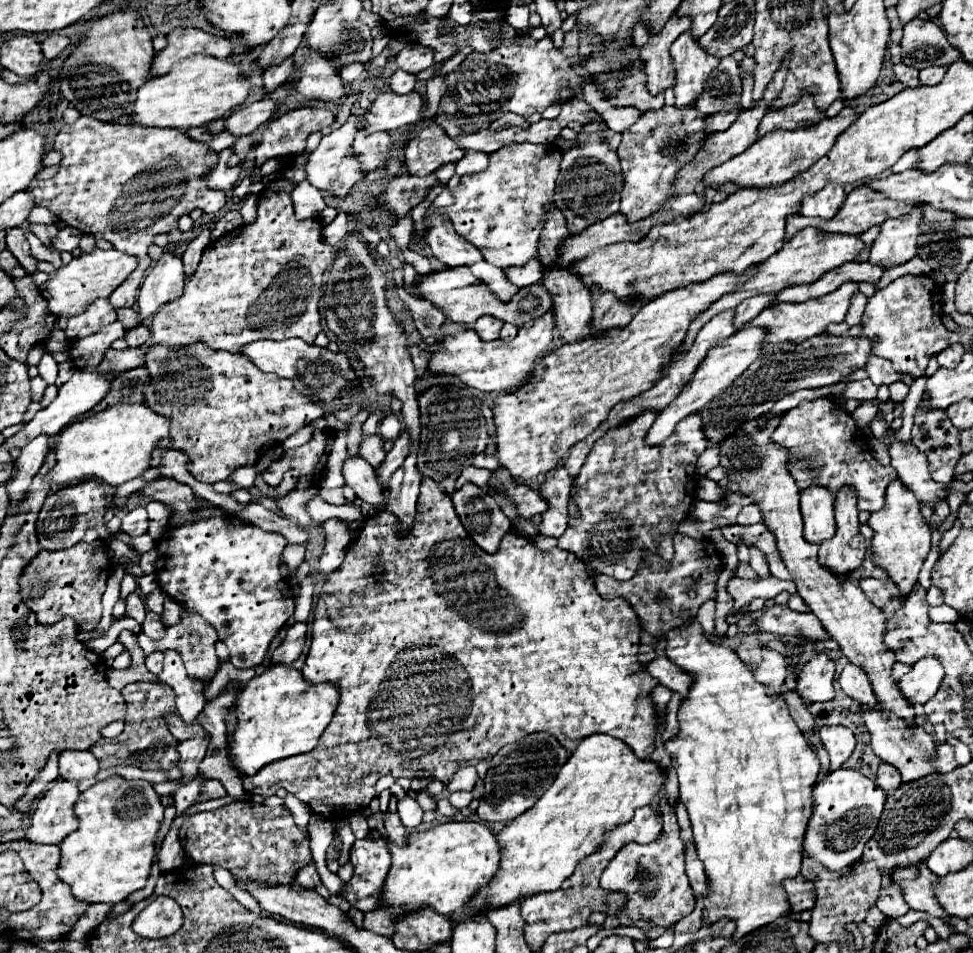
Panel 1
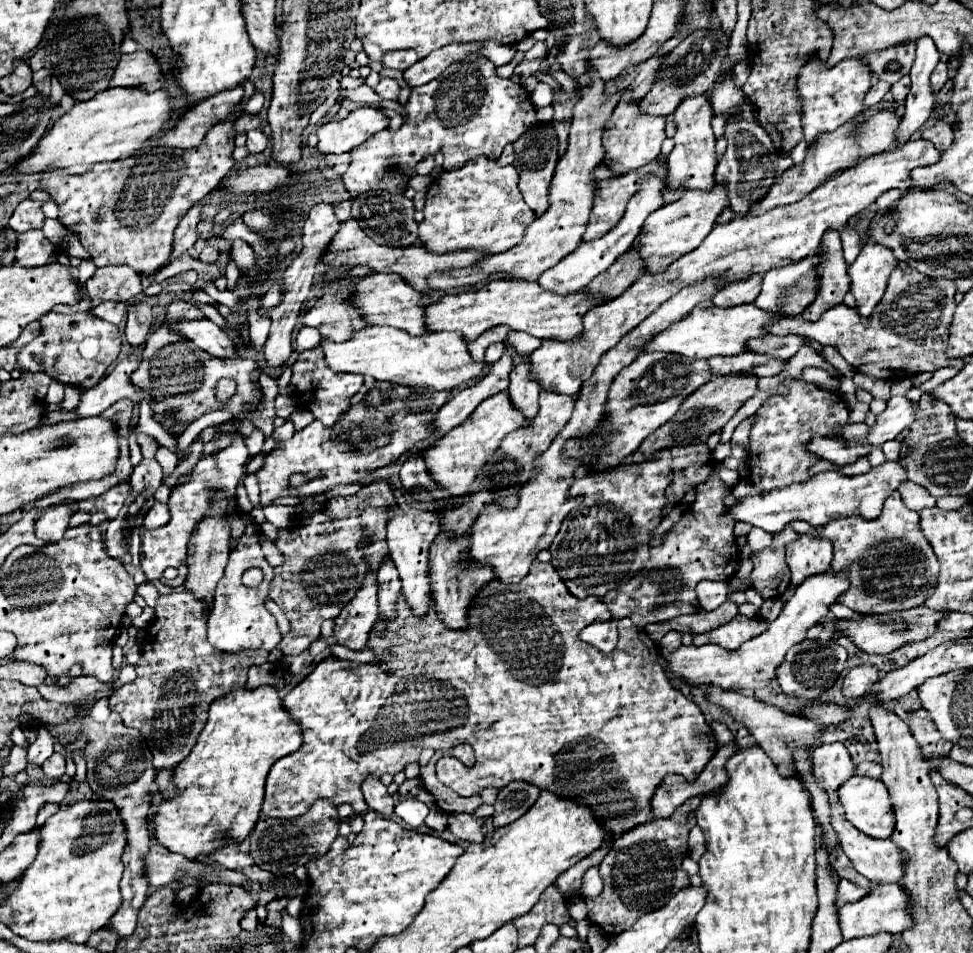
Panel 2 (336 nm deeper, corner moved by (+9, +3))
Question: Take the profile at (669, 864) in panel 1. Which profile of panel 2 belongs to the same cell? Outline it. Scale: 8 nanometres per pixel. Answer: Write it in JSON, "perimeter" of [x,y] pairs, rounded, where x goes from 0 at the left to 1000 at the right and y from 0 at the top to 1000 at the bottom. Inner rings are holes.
{"perimeter":[[[710,837],[694,850],[688,858],[677,858],[673,863],[655,867],[655,871],[636,877],[620,905],[616,907],[620,934],[614,942],[605,942],[601,949],[605,953],[605,965],[622,976],[626,982],[638,980],[642,974],[651,972],[655,963],[671,957],[692,938],[708,930],[708,919],[702,915],[700,905],[708,894],[706,877],[714,863],[714,850],[723,837]]]}

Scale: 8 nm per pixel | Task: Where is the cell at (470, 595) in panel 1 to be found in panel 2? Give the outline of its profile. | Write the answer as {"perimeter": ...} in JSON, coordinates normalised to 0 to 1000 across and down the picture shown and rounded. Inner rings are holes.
{"perimeter":[[[554,588],[548,590],[546,600],[540,604],[538,611],[533,613],[517,613],[517,611],[503,611],[503,615],[498,615],[488,634],[482,638],[482,659],[480,661],[459,661],[457,655],[453,651],[449,651],[447,640],[441,640],[441,644],[437,648],[429,648],[422,644],[418,632],[412,627],[408,632],[408,642],[410,646],[406,651],[400,653],[387,653],[385,659],[381,661],[377,680],[385,684],[387,690],[392,690],[398,699],[402,699],[402,707],[396,707],[390,699],[383,697],[353,697],[353,693],[346,690],[336,690],[330,697],[324,699],[324,703],[309,716],[305,718],[305,722],[301,722],[293,732],[291,732],[291,743],[297,747],[297,751],[309,762],[311,768],[311,783],[285,797],[274,814],[274,827],[272,827],[272,842],[270,842],[270,854],[272,856],[281,856],[281,858],[307,858],[311,856],[324,839],[328,837],[336,837],[342,844],[353,844],[359,842],[365,850],[365,854],[375,854],[377,844],[373,839],[371,833],[371,821],[377,814],[392,814],[392,812],[408,812],[416,806],[416,802],[420,800],[429,800],[431,791],[435,789],[433,783],[433,774],[437,774],[437,785],[464,785],[466,781],[472,779],[482,779],[488,787],[490,800],[486,806],[480,806],[471,796],[464,793],[456,793],[448,802],[448,813],[457,825],[466,827],[472,835],[488,835],[498,827],[519,827],[523,821],[535,818],[535,821],[544,821],[556,829],[564,829],[577,837],[585,837],[585,839],[597,839],[599,844],[603,844],[603,848],[607,848],[609,856],[618,863],[618,860],[626,860],[626,858],[634,858],[634,856],[644,856],[649,852],[657,852],[657,850],[669,850],[669,837],[673,833],[673,829],[681,823],[683,814],[688,812],[698,812],[702,814],[706,821],[712,821],[718,810],[727,804],[727,800],[733,795],[735,787],[737,787],[737,779],[733,774],[733,766],[731,762],[725,758],[720,745],[716,739],[712,739],[710,735],[706,735],[698,724],[694,724],[679,699],[679,688],[675,684],[675,676],[663,665],[661,659],[655,659],[646,648],[638,648],[634,651],[634,659],[636,659],[636,674],[632,684],[620,686],[616,684],[612,678],[599,674],[595,669],[595,663],[614,651],[628,651],[628,644],[622,636],[622,632],[618,632],[616,627],[589,627],[585,623],[585,619],[581,617],[581,613],[577,611],[572,598],[566,592],[558,592]]]}

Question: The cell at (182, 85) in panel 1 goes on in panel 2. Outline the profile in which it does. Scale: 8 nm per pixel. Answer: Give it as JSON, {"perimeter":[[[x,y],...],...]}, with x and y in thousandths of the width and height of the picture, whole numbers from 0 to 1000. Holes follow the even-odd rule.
{"perimeter":[[[110,92],[89,107],[79,107],[40,147],[32,162],[17,170],[17,180],[36,183],[67,177],[71,184],[85,183],[100,170],[113,171],[137,164],[153,145],[161,143],[174,126],[178,103],[170,94],[149,97],[133,92]]]}

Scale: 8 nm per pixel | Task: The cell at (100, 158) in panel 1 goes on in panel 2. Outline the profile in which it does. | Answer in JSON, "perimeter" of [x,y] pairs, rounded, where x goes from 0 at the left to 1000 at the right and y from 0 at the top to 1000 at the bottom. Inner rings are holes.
{"perimeter":[[[242,111],[237,120],[219,132],[207,153],[194,157],[157,157],[159,162],[143,162],[131,168],[120,168],[112,180],[106,183],[63,183],[50,180],[42,183],[44,199],[48,199],[57,214],[61,216],[61,233],[69,237],[73,243],[81,248],[85,260],[96,269],[98,279],[135,279],[143,288],[159,288],[168,279],[174,277],[174,269],[178,264],[178,243],[188,229],[188,225],[200,216],[207,208],[219,201],[225,191],[237,180],[239,155],[242,155],[242,126],[250,120],[250,111]]]}

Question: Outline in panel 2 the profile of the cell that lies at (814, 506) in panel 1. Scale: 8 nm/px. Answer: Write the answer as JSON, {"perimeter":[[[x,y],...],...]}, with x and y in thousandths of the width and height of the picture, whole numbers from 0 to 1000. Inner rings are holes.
{"perimeter":[[[823,560],[821,567],[809,573],[809,594],[813,598],[813,613],[821,615],[827,607],[850,600],[854,586],[856,586],[854,569]]]}

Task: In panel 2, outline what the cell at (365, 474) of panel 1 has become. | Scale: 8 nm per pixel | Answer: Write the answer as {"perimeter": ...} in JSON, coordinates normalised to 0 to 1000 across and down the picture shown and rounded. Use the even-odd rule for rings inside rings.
{"perimeter":[[[379,600],[375,615],[344,648],[344,674],[361,682],[375,682],[379,663],[387,651],[387,602]]]}

